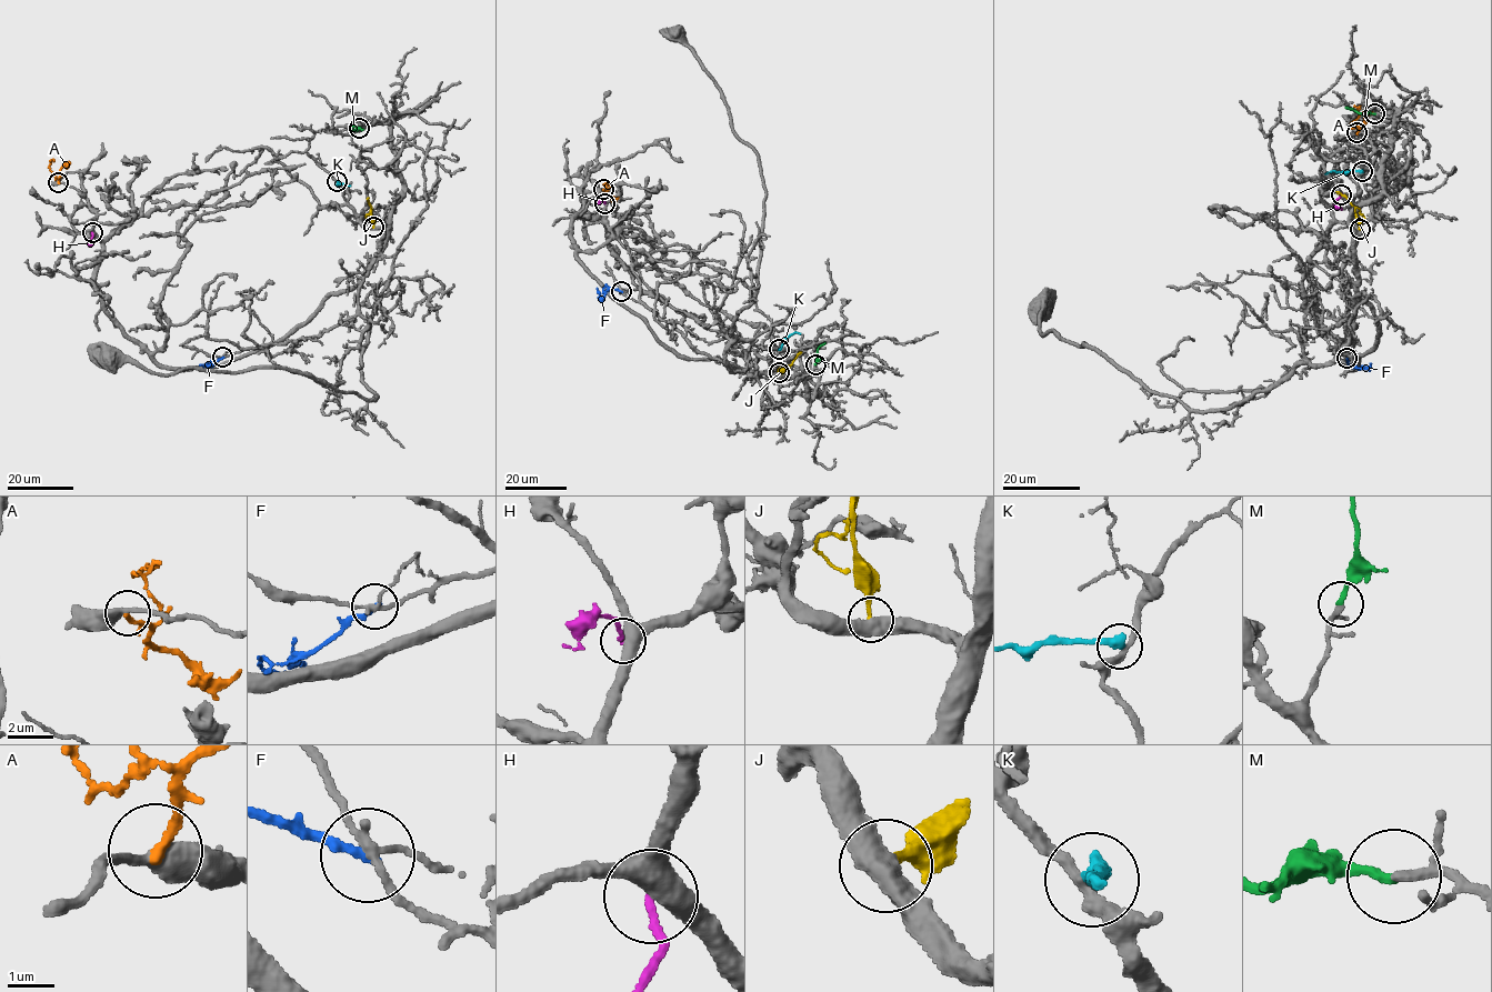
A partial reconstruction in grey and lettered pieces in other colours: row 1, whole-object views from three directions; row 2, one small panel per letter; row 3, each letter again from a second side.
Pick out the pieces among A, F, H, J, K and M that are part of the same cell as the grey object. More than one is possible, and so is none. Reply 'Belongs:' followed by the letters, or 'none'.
Belongs: M

